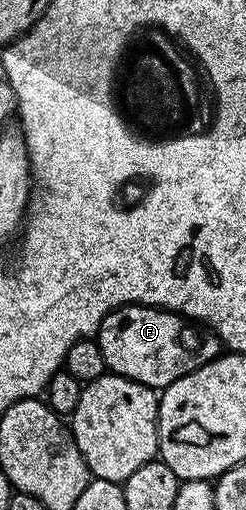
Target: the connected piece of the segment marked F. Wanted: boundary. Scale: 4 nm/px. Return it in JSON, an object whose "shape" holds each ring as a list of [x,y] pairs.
{"shape":[[[126,304],[114,308],[101,322],[97,339],[108,373],[124,376],[156,390],[168,388],[177,382],[177,378],[185,378],[185,374],[216,360],[221,354],[219,337],[210,328],[177,312],[150,308],[147,304]]]}

